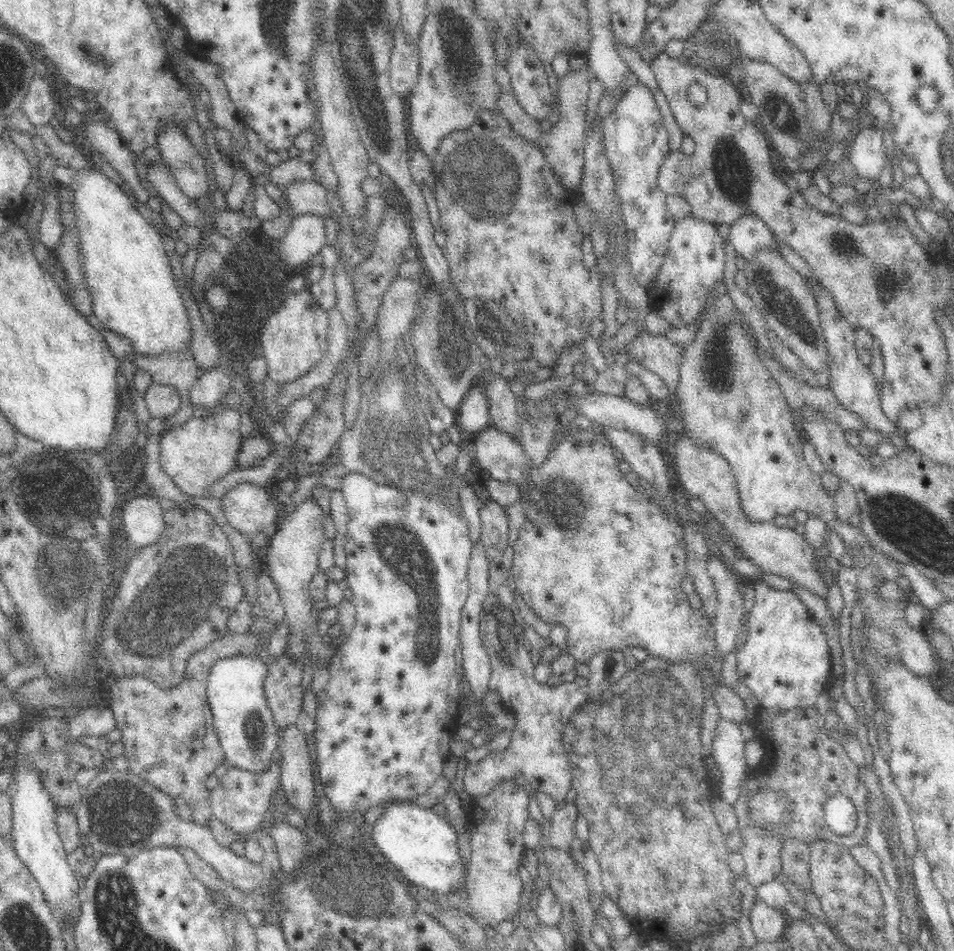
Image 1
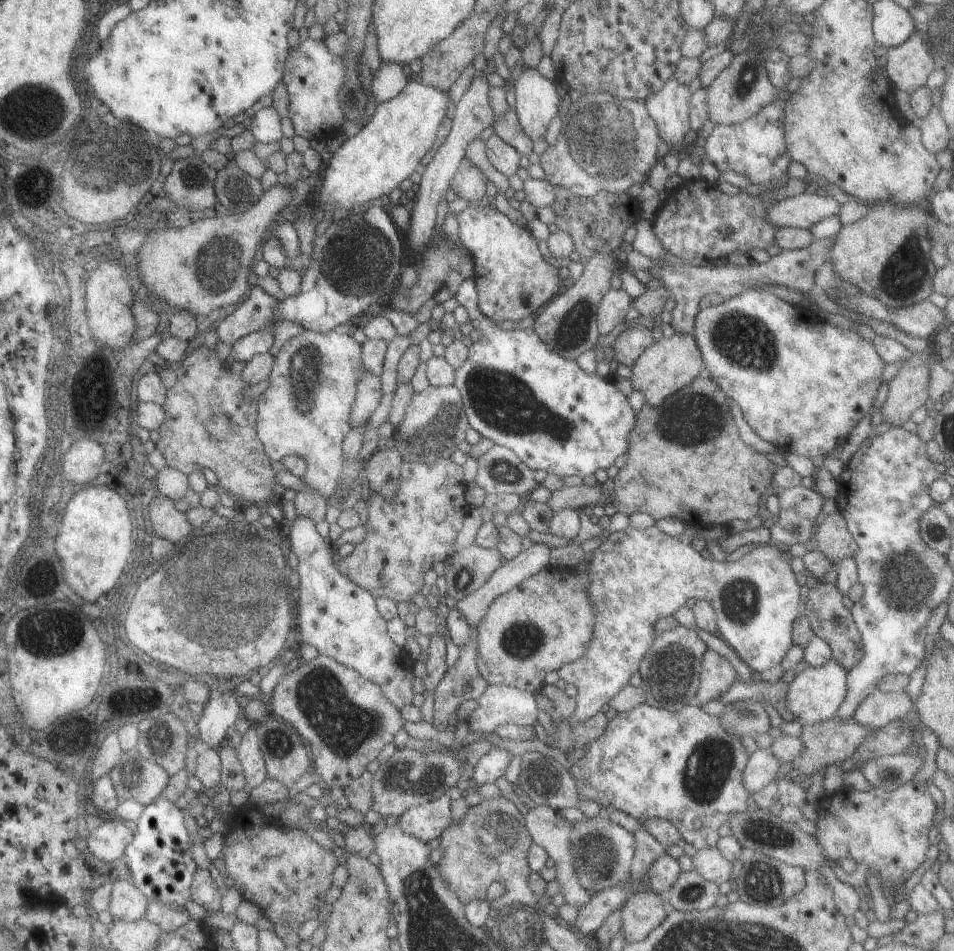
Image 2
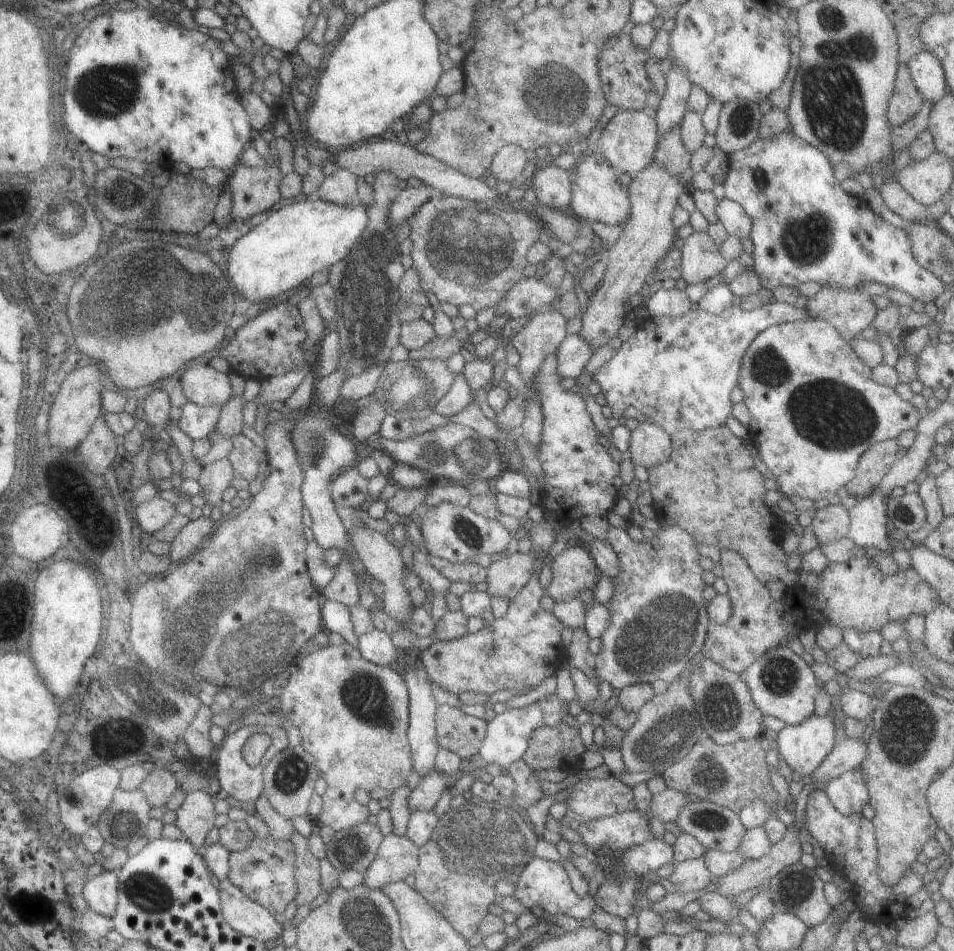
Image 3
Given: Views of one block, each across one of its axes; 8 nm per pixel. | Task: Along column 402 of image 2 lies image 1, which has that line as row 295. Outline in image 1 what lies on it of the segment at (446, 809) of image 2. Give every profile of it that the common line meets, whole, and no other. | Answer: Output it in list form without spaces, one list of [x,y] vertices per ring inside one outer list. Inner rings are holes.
[[[813,274],[810,279],[805,278],[805,280],[810,293],[816,299],[818,319],[820,319],[820,327],[822,327],[826,343],[825,367],[830,371],[829,388],[833,391],[834,397],[845,410],[862,419],[870,427],[870,430],[888,437],[888,442],[892,445],[898,445],[898,447],[904,445],[905,441],[900,436],[896,436],[897,427],[892,425],[884,415],[879,398],[879,388],[872,371],[861,363],[854,339],[855,328],[847,321],[847,318],[842,316],[830,291],[826,290],[825,286]]]

